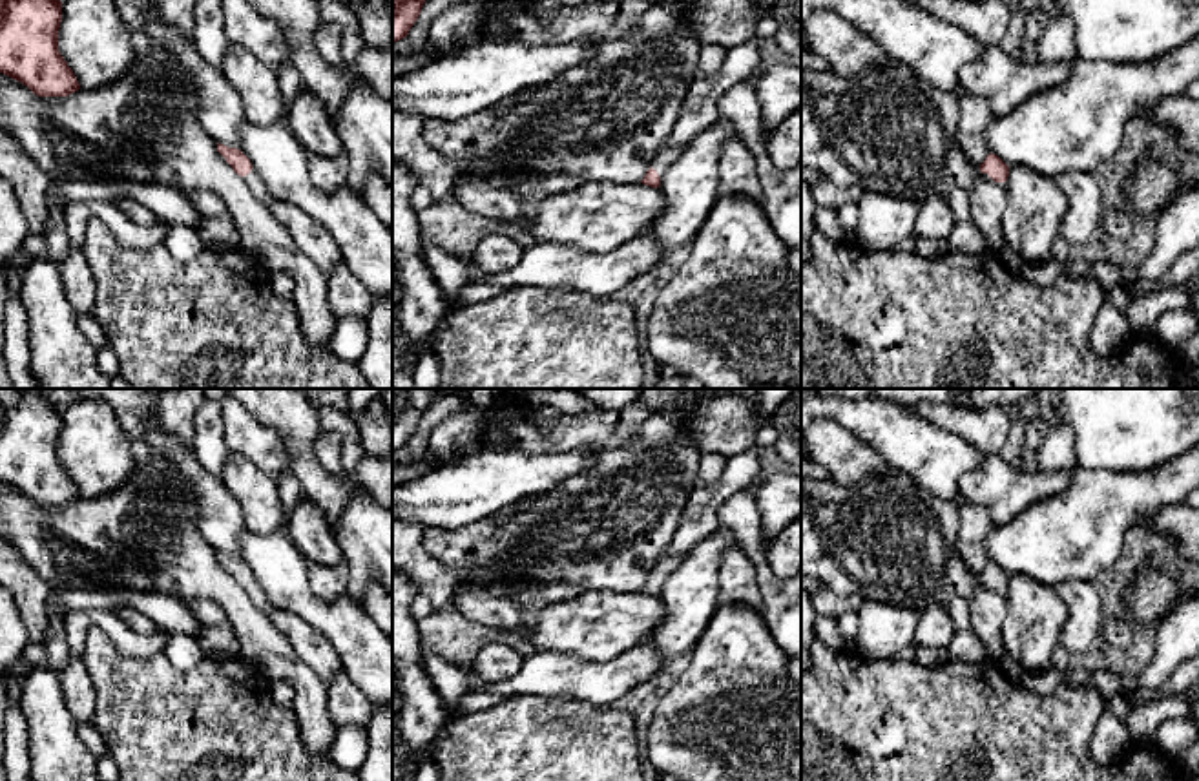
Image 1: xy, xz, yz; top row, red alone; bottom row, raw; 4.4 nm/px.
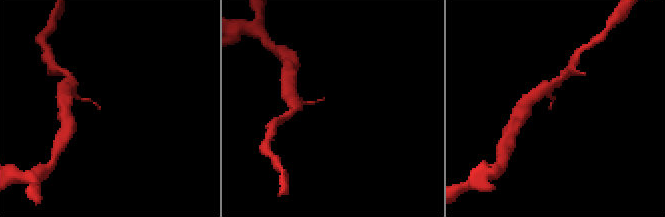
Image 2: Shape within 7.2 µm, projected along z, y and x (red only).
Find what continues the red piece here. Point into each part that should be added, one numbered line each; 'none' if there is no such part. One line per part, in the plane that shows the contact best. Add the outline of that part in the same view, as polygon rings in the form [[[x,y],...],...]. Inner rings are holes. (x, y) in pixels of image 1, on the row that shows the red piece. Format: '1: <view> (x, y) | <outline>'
1: xz (667, 156) | [[[662,144],[662,148],[657,151],[652,168],[659,173],[661,181],[668,172],[668,168],[681,157],[681,153],[683,146],[666,146],[666,144]]]

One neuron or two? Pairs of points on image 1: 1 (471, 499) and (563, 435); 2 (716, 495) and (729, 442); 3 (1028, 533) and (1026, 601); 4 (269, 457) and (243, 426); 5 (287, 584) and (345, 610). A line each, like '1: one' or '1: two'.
1: two
2: two
3: two
4: one
5: one

